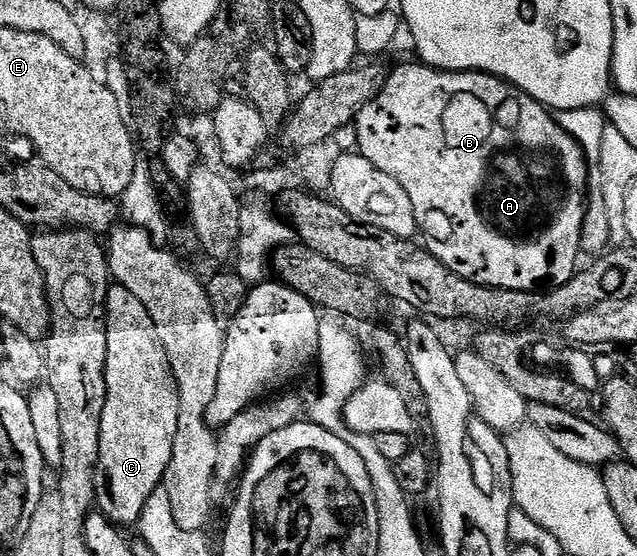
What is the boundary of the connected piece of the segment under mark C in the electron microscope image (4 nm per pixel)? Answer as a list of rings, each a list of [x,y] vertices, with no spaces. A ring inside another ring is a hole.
[[[118,285],[108,286],[105,300],[107,320],[107,356],[105,357],[105,409],[101,413],[101,443],[99,445],[99,467],[95,471],[95,501],[98,510],[108,521],[120,528],[138,524],[152,493],[163,482],[163,474],[173,457],[173,441],[177,437],[179,416],[179,390],[165,353],[161,337],[149,317],[149,309],[129,293],[129,289]]]

